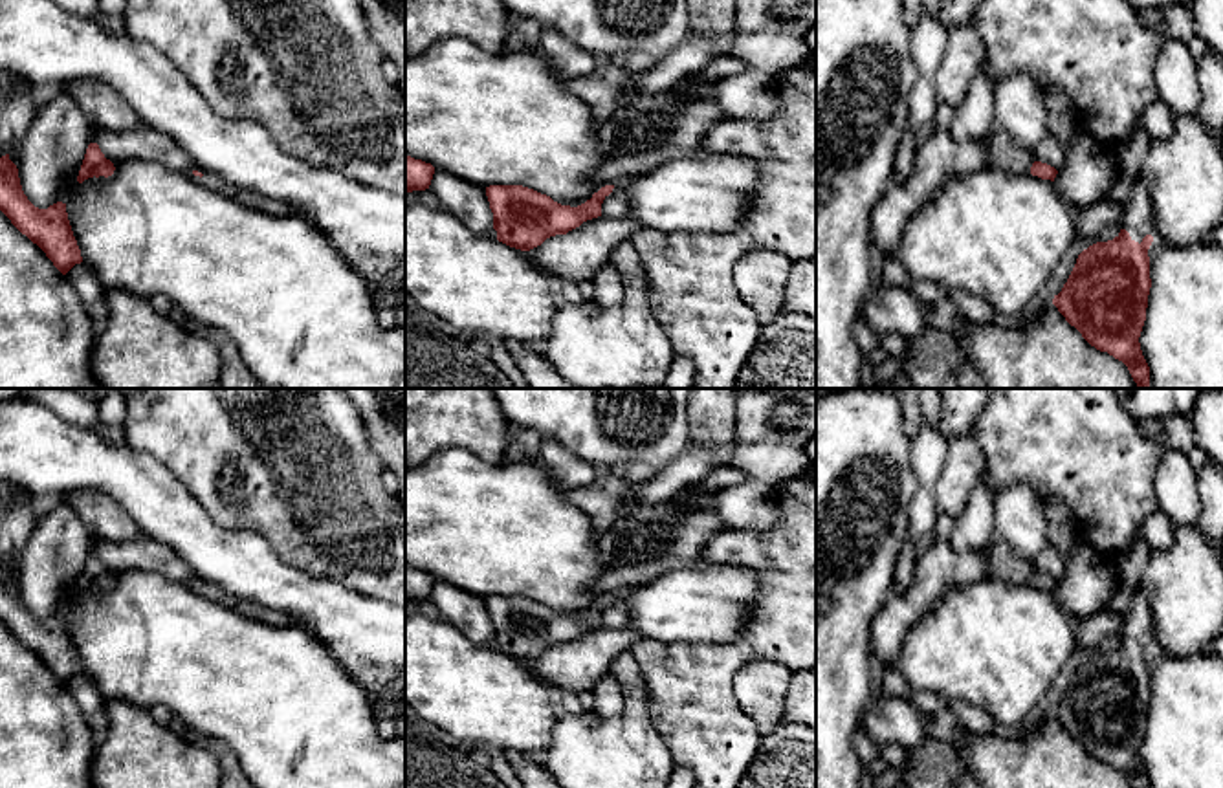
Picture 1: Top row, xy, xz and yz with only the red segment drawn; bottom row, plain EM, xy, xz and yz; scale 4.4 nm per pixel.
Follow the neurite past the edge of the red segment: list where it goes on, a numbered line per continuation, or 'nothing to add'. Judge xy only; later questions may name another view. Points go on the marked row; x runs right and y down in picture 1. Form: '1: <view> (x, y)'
1: xy (211, 180)

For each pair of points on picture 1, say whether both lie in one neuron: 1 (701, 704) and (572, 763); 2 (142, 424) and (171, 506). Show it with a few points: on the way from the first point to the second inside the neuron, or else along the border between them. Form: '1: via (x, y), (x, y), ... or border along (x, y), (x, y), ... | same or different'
1: border along (642, 684), (648, 695), (650, 721), (673, 765) | different
2: border along (127, 442), (151, 453), (184, 484) | different

